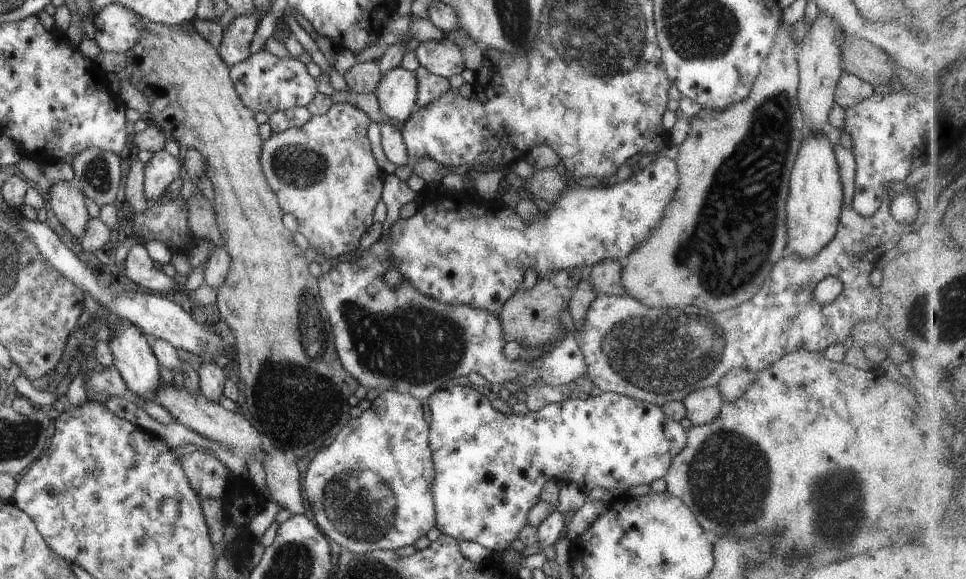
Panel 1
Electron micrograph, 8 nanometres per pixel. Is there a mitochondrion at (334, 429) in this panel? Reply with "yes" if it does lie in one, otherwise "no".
no

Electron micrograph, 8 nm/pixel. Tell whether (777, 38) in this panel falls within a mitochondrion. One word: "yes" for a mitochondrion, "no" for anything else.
no

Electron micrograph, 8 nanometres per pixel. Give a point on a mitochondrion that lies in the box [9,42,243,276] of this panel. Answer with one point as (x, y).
(97, 173)

